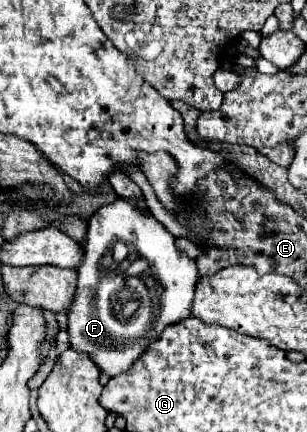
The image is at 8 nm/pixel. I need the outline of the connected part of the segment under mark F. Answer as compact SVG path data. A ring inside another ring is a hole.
M116 199L110 205L100 207L92 217L90 217L90 227L88 235L84 241L84 263L76 269L78 273L78 289L76 297L72 303L72 309L68 313L68 331L70 331L70 345L76 351L88 353L92 361L108 375L114 377L120 371L126 371L138 355L152 343L160 331L170 325L178 323L180 319L190 317L190 305L194 297L194 287L198 281L198 271L196 263L192 259L184 259L180 251L176 251L176 237L168 233L168 229L150 213L150 211L140 211L136 203L128 203L128 199ZM122 241L126 245L132 245L142 259L148 261L148 269L136 277L126 275L122 271L110 271L102 267L102 257L110 249L112 243Z

